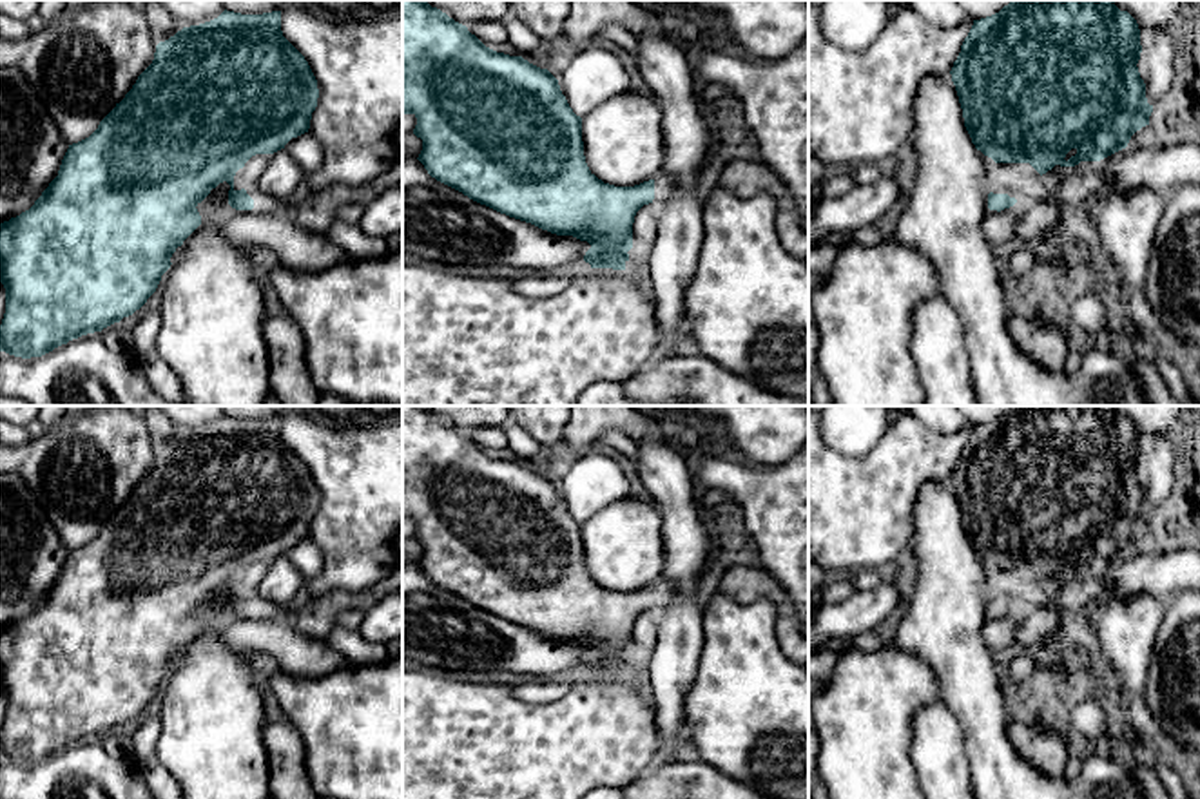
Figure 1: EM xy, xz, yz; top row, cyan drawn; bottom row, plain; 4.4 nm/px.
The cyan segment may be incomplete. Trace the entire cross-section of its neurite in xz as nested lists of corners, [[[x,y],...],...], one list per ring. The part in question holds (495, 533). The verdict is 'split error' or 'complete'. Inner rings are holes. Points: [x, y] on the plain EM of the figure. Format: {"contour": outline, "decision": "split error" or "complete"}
{"contour": [[[402,406],[402,520],[417,524],[413,540],[422,545],[417,565],[431,583],[500,620],[556,641],[587,647],[591,654],[584,667],[591,674],[625,676],[636,618],[649,609],[660,612],[674,592],[665,578],[634,592],[615,592],[598,585],[585,569],[582,524],[569,513],[558,486],[522,462],[486,453],[466,431],[426,406]]], "decision": "split error"}

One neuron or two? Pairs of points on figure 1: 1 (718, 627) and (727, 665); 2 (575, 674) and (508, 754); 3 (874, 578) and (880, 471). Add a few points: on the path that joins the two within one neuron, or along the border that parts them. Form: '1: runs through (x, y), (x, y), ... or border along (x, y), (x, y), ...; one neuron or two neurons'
1: runs through (727, 636), (727, 656); one neuron
2: border along (591, 674), (573, 685); two neurons
3: border along (885, 571), (860, 569), (851, 575); two neurons

